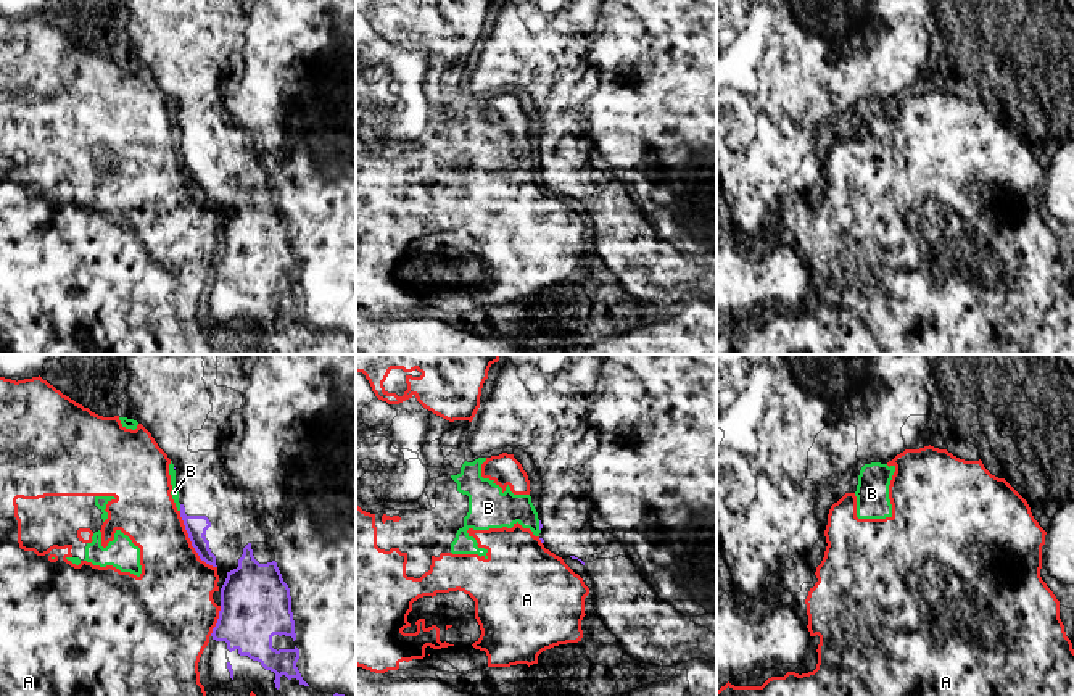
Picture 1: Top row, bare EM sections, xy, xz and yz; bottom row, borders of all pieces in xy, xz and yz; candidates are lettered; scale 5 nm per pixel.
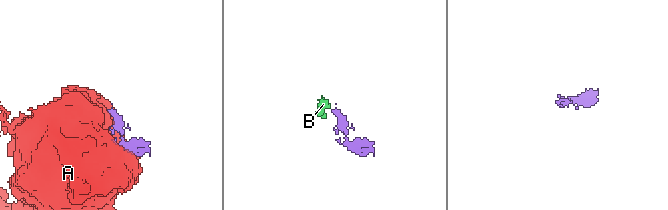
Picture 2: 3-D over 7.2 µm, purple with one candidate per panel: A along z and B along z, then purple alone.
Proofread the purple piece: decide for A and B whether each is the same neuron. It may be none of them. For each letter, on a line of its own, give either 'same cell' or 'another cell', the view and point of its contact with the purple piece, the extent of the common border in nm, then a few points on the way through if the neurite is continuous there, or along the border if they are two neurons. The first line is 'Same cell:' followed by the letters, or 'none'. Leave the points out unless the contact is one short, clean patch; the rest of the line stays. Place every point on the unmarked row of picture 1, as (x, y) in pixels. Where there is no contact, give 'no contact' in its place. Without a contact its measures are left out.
Same cell: none
A: another cell; meets purple in xy at (192, 182); contact 340 nm long
B: another cell; meets purple in xy at (181, 147); contact 30 nm long; border along xy (179, 144), (181, 149)

